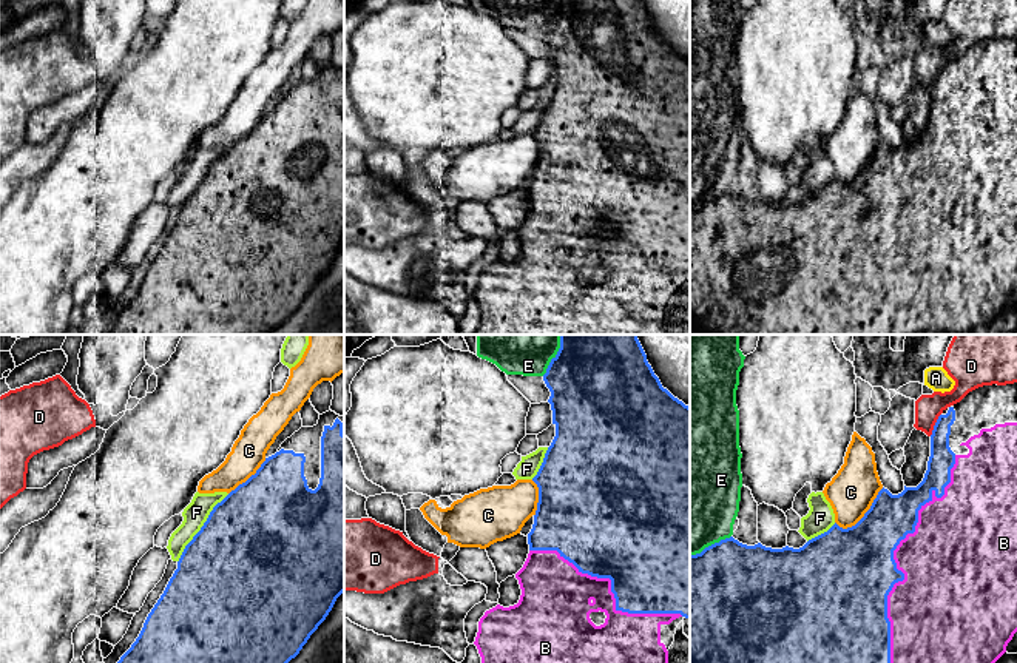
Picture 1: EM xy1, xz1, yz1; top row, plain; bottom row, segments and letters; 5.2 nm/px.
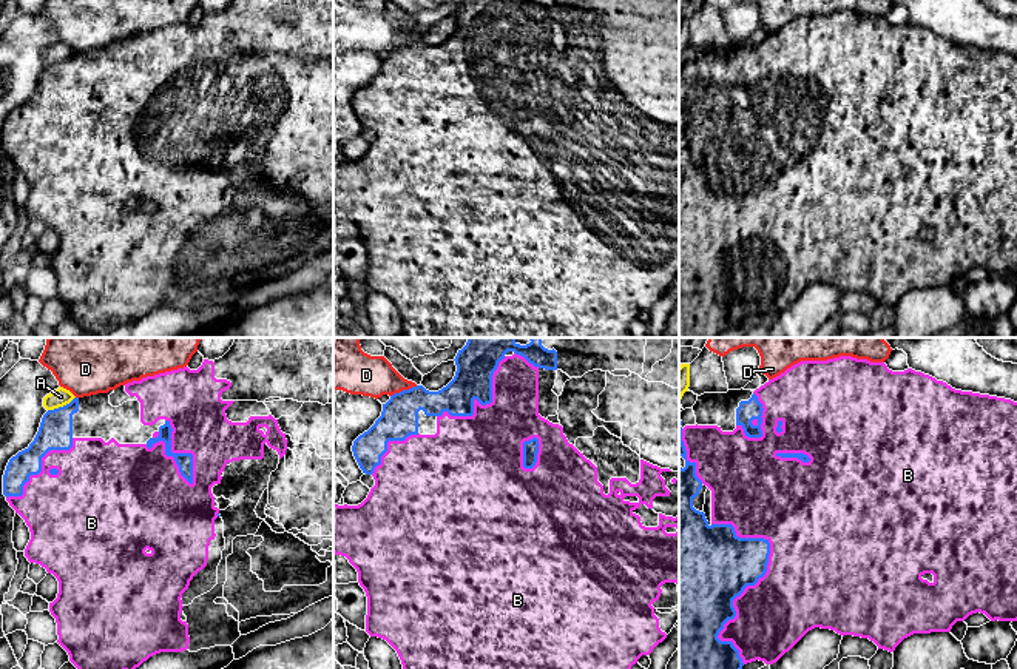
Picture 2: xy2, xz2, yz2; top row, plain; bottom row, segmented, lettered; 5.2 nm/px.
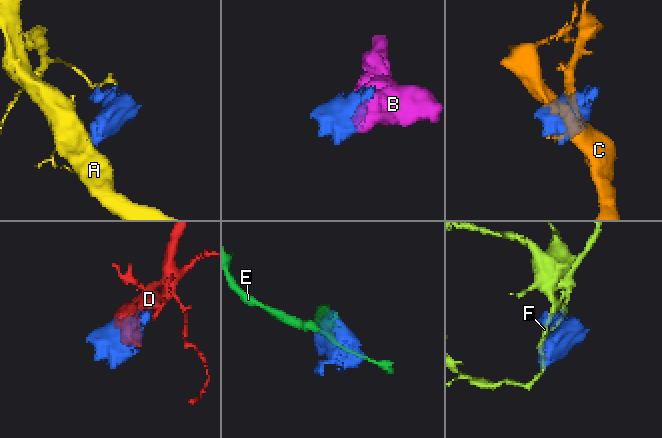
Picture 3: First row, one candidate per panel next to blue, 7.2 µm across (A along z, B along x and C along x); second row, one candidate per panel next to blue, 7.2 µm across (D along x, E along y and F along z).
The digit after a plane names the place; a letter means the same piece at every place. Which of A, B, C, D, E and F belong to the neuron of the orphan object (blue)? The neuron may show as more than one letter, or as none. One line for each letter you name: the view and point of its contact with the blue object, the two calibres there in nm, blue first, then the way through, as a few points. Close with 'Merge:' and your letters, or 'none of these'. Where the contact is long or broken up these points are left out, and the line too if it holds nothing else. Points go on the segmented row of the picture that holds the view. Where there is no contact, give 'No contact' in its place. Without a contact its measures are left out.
B: Touches blue at yz1 (892, 555). Thickness 460 nm (blue) against 400 nm
Merge: B

